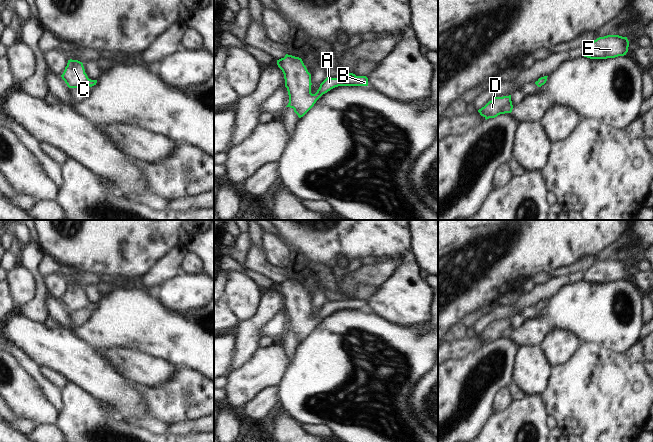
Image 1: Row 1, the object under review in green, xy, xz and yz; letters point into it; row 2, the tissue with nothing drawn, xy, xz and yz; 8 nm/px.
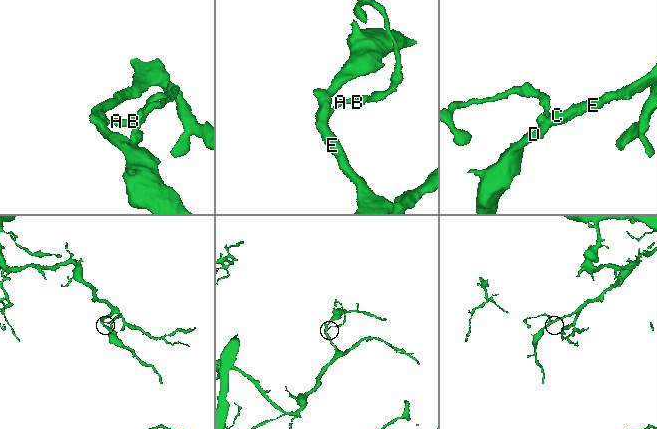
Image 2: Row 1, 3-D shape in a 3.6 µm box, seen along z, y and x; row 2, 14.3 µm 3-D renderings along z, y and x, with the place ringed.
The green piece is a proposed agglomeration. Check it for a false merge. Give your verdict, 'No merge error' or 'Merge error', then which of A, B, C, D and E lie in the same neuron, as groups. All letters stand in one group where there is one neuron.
No merge error. Groups: A B C D E.

